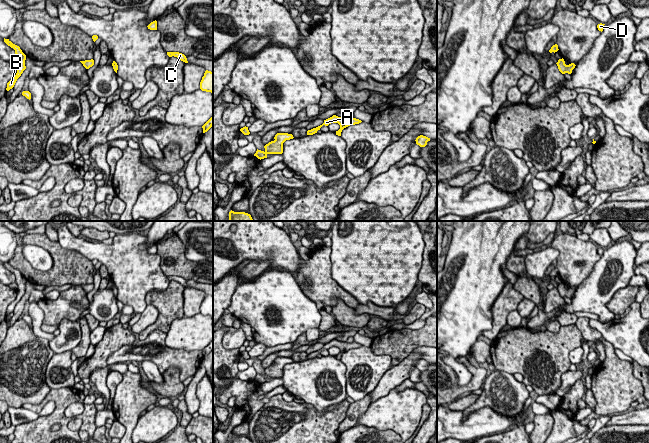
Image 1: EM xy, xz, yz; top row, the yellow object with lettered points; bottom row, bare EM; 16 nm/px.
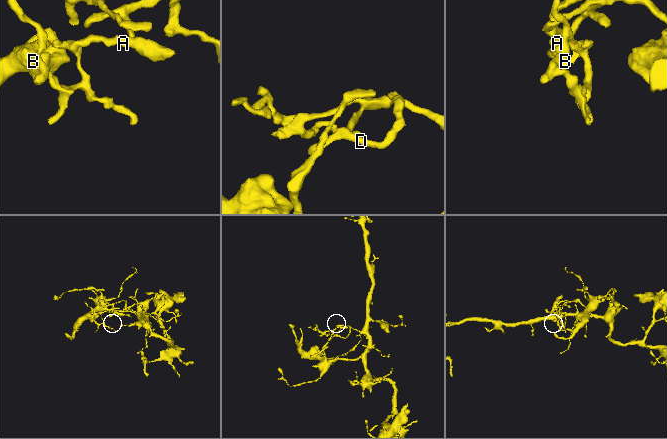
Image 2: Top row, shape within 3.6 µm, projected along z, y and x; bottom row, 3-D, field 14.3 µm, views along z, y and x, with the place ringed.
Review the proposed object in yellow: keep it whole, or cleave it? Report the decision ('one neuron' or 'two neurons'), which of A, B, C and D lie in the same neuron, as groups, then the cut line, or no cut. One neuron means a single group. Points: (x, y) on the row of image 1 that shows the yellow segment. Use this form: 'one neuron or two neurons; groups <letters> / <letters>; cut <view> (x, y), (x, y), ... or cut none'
one neuron; groups A B C D; cut none

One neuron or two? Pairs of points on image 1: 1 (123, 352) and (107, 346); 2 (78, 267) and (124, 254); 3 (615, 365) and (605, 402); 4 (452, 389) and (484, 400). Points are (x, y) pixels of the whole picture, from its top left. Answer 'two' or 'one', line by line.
1: two
2: two
3: one
4: two

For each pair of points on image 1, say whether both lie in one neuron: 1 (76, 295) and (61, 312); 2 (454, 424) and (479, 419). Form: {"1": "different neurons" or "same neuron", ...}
{"1": "same neuron", "2": "same neuron"}

